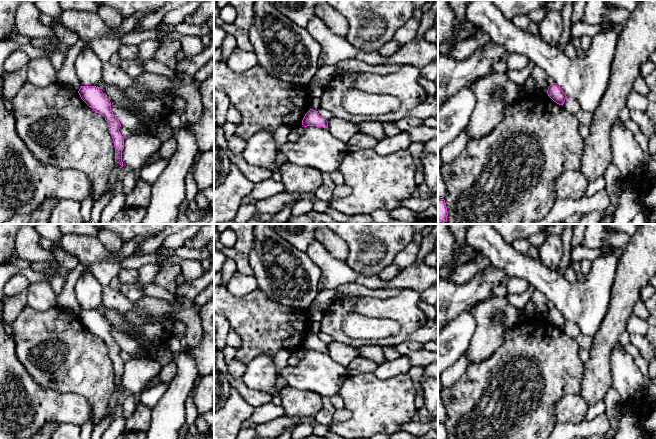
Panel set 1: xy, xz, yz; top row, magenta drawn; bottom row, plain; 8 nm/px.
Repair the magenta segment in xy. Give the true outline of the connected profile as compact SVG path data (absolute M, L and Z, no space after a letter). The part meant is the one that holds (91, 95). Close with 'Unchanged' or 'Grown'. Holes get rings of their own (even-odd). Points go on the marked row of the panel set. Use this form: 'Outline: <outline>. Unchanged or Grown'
Outline: M81 86L78 93L89 107L101 114L107 121L110 134L114 141L115 162L123 167L122 151L124 149L125 138L119 131L121 124L111 110L111 102L107 98L107 95L96 86Z. Unchanged

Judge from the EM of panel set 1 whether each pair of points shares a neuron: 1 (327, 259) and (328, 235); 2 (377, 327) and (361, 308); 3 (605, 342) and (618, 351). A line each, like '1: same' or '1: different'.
1: different
2: different
3: different

